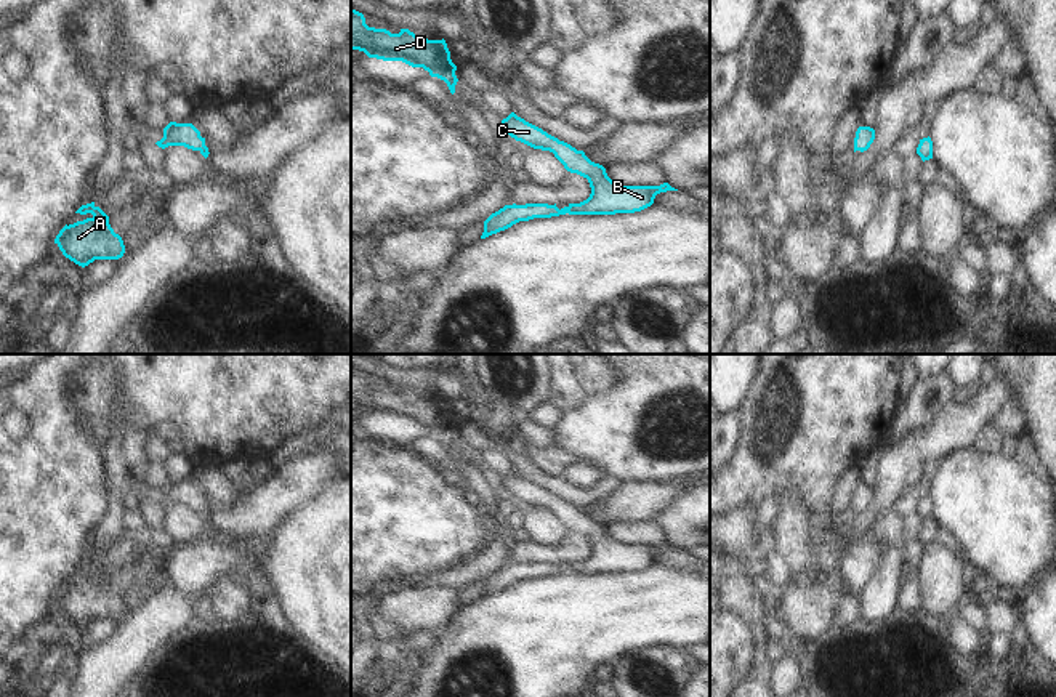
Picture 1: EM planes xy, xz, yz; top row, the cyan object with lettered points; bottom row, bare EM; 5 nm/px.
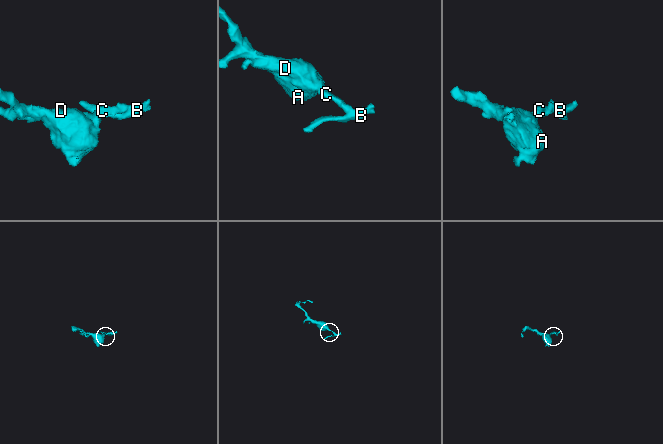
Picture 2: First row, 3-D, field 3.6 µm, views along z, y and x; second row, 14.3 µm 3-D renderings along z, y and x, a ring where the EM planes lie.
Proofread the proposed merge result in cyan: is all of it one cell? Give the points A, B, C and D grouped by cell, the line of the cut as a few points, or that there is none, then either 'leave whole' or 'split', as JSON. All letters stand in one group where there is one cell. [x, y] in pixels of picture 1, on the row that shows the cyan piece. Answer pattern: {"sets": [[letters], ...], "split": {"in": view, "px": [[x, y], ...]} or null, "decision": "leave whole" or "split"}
{"sets": [["A", "B", "C", "D"]], "split": null, "decision": "leave whole"}

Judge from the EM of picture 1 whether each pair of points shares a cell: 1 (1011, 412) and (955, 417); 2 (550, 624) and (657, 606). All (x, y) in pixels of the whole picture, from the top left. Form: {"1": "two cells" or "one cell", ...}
{"1": "two cells", "2": "one cell"}

